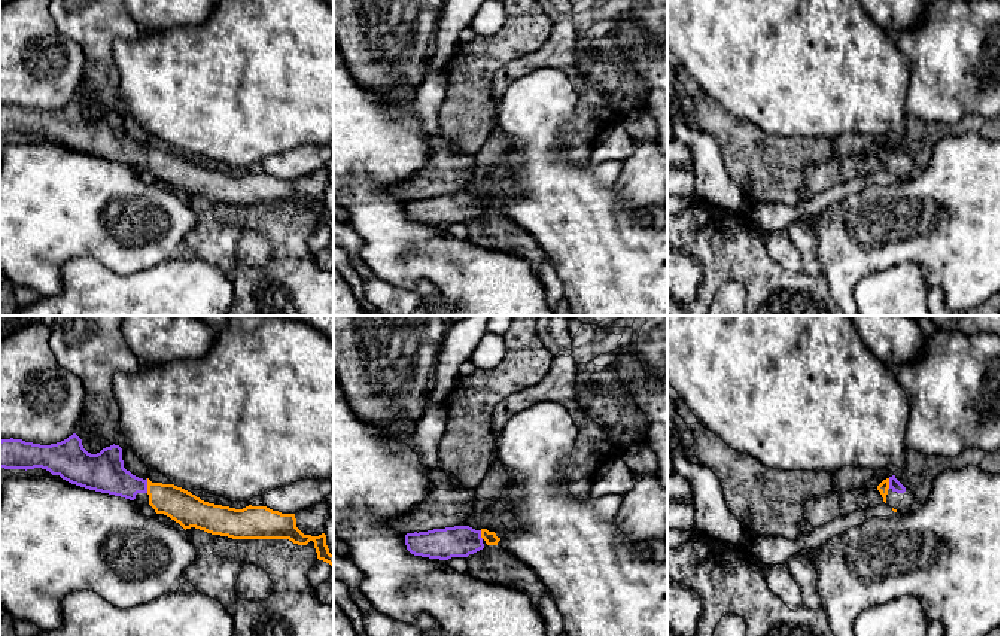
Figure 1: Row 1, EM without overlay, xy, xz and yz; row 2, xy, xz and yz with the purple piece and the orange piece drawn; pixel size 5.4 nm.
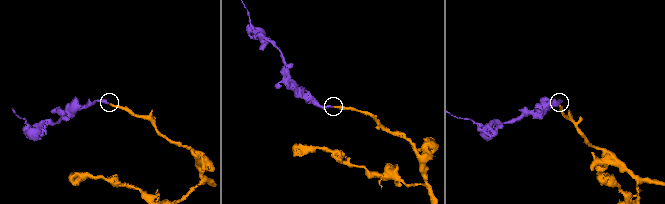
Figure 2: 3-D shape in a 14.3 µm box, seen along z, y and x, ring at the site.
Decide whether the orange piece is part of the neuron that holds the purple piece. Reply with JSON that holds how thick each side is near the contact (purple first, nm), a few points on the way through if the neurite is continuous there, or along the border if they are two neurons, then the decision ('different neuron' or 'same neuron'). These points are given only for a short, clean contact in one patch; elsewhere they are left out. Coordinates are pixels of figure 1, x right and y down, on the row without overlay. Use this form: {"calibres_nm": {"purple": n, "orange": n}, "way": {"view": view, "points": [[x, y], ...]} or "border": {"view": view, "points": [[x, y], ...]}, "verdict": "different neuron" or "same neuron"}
{"calibres_nm": {"purple": 220, "orange": 180}, "way": {"view": "xy", "points": [[105, 137], [124, 151], [146, 152], [163, 164], [180, 172]]}, "verdict": "same neuron"}

